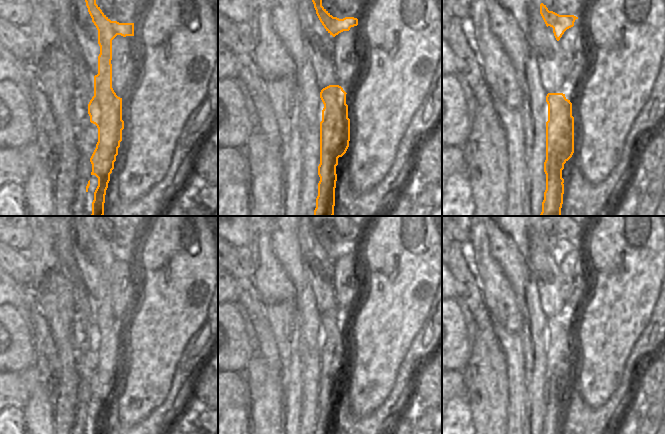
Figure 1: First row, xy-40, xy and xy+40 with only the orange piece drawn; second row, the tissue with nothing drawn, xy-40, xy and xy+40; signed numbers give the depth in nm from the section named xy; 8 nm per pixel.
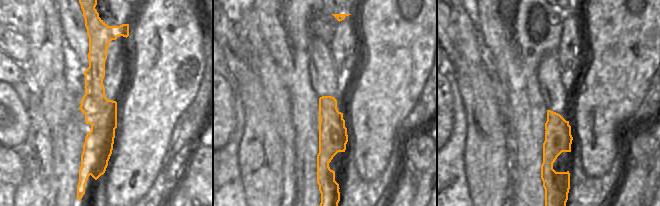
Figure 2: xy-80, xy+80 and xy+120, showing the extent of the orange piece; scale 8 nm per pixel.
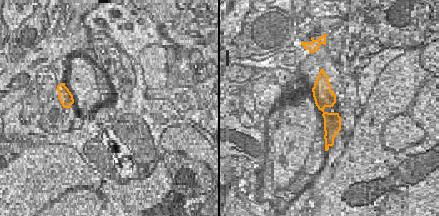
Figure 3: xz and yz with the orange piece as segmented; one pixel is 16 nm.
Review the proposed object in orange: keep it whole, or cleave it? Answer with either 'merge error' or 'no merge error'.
no merge error

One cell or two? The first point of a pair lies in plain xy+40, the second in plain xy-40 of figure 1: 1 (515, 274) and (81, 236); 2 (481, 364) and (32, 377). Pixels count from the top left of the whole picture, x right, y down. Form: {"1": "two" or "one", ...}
{"1": "two", "2": "one"}

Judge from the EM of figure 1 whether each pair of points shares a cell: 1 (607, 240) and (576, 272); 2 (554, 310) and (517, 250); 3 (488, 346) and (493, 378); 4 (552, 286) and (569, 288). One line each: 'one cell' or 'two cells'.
1: two cells
2: two cells
3: one cell
4: two cells

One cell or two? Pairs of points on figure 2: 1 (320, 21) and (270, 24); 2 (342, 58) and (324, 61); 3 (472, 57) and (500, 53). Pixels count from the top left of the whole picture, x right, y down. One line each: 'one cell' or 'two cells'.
1: one cell
2: two cells
3: two cells

